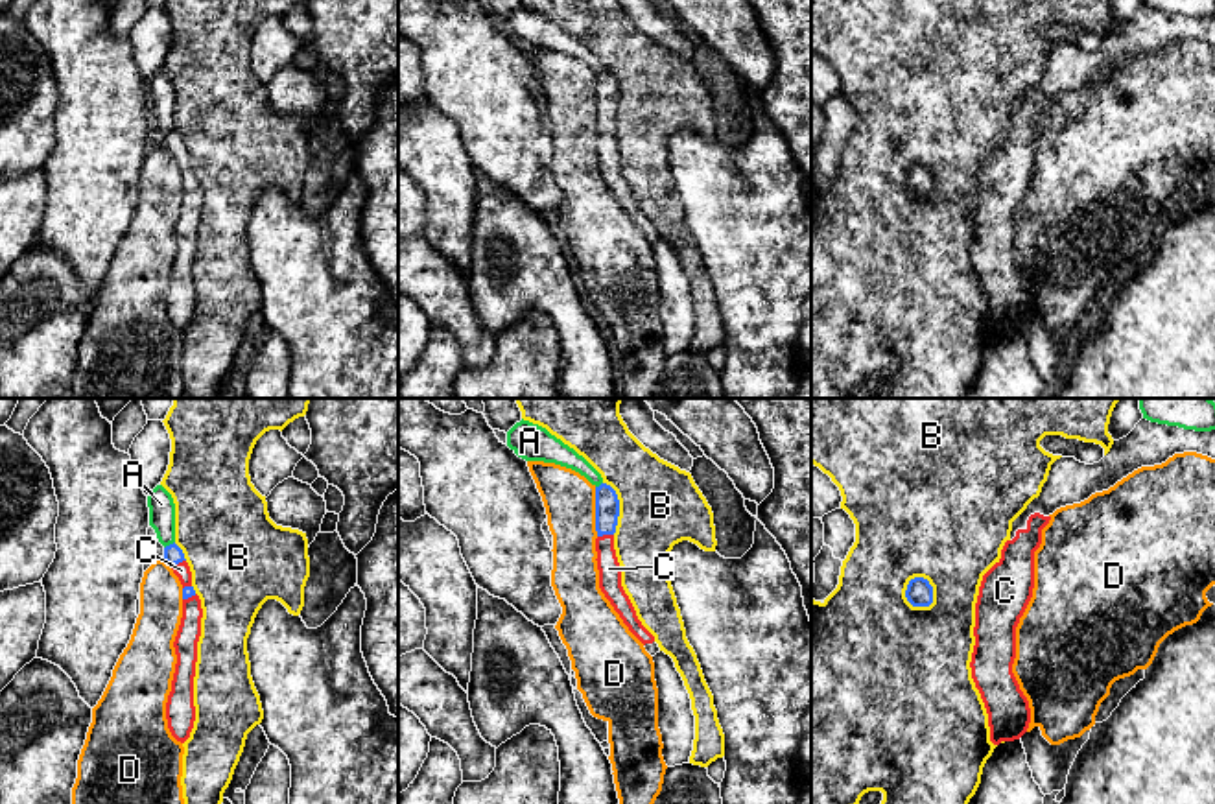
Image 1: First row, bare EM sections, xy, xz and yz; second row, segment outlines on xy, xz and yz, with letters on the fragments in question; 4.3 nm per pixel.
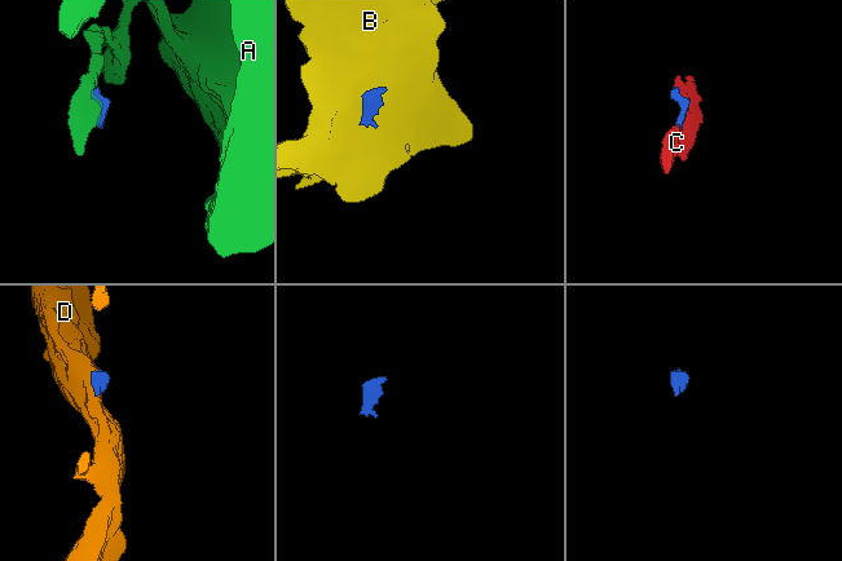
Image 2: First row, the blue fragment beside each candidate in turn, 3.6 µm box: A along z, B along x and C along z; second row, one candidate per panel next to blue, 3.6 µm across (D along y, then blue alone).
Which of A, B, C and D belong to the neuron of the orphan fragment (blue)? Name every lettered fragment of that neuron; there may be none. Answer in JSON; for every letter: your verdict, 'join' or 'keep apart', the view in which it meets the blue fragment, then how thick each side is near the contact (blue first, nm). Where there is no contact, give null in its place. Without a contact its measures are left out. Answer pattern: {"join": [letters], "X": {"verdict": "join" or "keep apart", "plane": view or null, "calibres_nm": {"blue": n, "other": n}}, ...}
{"join": ["C"], "A": {"verdict": "keep apart", "plane": "xy", "calibres_nm": {"blue": 80, "other": 110}}, "B": {"verdict": "keep apart", "plane": "yz", "calibres_nm": {"blue": 120, "other": 440}}, "C": {"verdict": "join", "plane": "xz", "calibres_nm": {"blue": 110, "other": 100}}, "D": {"verdict": "keep apart", "plane": "xz", "calibres_nm": {"blue": 110, "other": 220}}}

